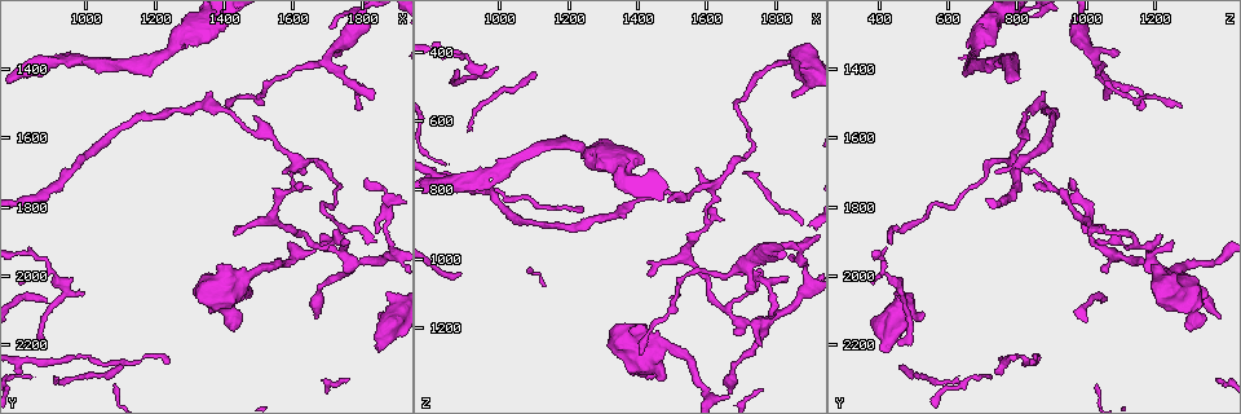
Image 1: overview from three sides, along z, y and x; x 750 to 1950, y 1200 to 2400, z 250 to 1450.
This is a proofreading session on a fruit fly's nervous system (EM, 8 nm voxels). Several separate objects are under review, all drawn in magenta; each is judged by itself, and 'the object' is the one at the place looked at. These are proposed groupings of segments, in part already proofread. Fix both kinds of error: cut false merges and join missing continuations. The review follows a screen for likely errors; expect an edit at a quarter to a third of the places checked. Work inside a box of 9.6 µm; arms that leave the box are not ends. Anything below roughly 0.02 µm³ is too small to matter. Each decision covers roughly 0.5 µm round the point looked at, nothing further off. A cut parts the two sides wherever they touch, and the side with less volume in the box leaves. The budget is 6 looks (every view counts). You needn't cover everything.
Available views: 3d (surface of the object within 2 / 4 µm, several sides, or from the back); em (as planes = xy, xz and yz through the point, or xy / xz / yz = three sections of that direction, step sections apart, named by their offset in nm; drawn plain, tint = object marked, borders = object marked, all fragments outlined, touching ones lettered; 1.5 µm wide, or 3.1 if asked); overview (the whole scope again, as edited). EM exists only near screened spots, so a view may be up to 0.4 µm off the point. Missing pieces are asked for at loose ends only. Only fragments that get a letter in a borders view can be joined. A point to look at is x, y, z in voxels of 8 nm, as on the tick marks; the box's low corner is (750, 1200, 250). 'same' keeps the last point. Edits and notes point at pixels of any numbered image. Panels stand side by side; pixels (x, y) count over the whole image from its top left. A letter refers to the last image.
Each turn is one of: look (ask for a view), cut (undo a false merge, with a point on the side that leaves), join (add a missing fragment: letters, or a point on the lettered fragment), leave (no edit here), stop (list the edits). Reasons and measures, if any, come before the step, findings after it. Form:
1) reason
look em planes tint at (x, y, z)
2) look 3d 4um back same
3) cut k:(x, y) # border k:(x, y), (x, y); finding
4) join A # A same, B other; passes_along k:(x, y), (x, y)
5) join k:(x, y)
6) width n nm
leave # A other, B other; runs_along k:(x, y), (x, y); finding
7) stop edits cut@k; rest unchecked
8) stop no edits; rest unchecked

stops while still wide
look em xy step 8 tint at (1840, 2210, 400)

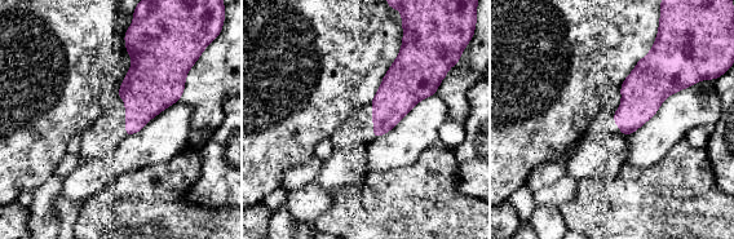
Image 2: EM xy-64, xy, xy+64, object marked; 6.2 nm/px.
cut it another way
look em planes borders same

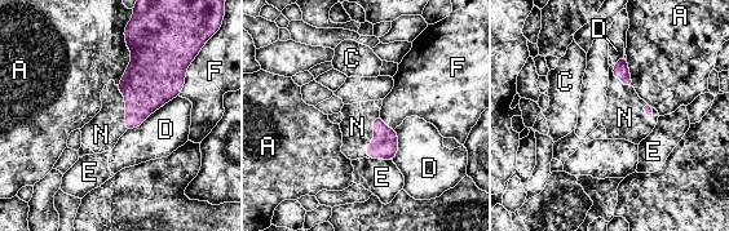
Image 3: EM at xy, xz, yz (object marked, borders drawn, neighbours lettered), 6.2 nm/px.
join N # A other, C other, D other, E other, F other, N same; it goes on there

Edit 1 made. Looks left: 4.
free end
look em planes plain at (1820, 1490, 1060)

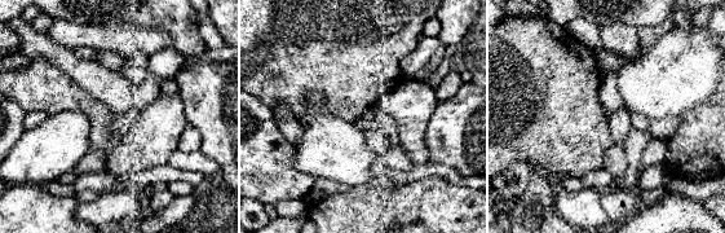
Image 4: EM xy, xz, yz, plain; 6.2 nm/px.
look em planes borders same

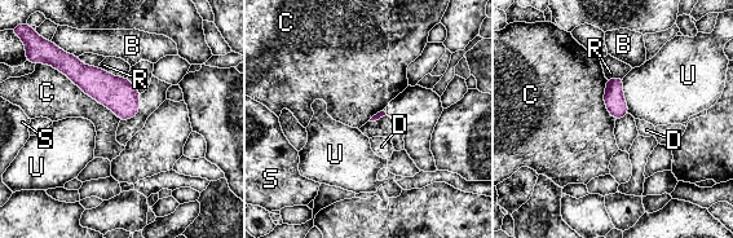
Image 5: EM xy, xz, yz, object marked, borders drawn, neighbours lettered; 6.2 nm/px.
leave # B other, C other, D other, R other, S other, U other; border 5:(49, 65), (62, 71), (120, 119); none of them fits

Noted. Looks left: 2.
branch stops here
look em xz step 8 borders at (1470, 2060, 1360)

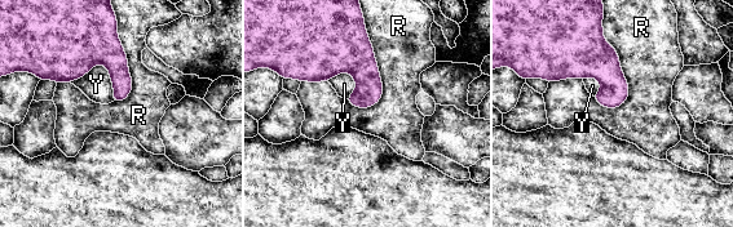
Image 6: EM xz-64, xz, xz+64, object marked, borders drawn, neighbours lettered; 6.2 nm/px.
leave # R other, Y other; runs_along 6:(57, 76), (105, 58), (128, 87); none of them fits

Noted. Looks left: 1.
stop edits join@3; rest unchecked

